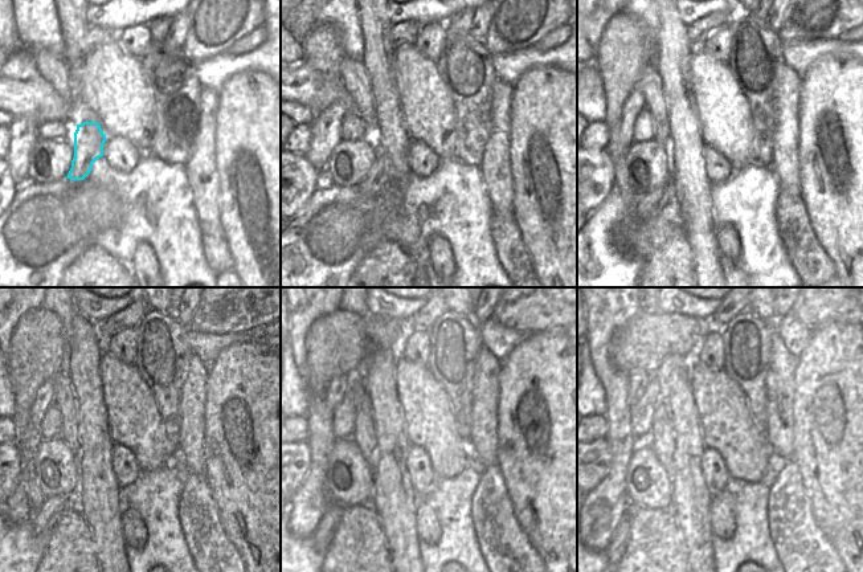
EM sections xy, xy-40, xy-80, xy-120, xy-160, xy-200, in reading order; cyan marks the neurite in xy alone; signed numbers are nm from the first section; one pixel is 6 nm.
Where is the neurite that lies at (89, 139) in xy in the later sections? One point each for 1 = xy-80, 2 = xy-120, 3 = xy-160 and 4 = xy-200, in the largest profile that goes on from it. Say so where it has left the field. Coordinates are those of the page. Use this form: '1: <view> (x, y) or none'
1: xy-80 (663, 203)
2: xy-120 (41, 521)
3: xy-160 (324, 531)
4: xy-200 (614, 550)

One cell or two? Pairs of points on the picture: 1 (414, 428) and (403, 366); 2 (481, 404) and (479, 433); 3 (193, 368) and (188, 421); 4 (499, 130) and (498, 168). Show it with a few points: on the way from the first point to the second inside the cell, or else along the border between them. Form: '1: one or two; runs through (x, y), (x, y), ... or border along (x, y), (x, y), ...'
1: one; runs through (414, 412), (414, 381)
2: one; runs through (481, 411), (481, 427)
3: one; runs through (193, 381), (191, 408)
4: one; runs through (499, 139), (498, 159)

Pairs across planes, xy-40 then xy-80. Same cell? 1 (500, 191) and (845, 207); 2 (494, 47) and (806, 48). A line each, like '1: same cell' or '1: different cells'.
1: different cells
2: different cells

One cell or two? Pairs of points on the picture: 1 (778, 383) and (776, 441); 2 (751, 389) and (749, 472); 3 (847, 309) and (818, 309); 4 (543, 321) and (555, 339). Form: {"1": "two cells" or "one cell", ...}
{"1": "one cell", "2": "two cells", "3": "one cell", "4": "two cells"}

